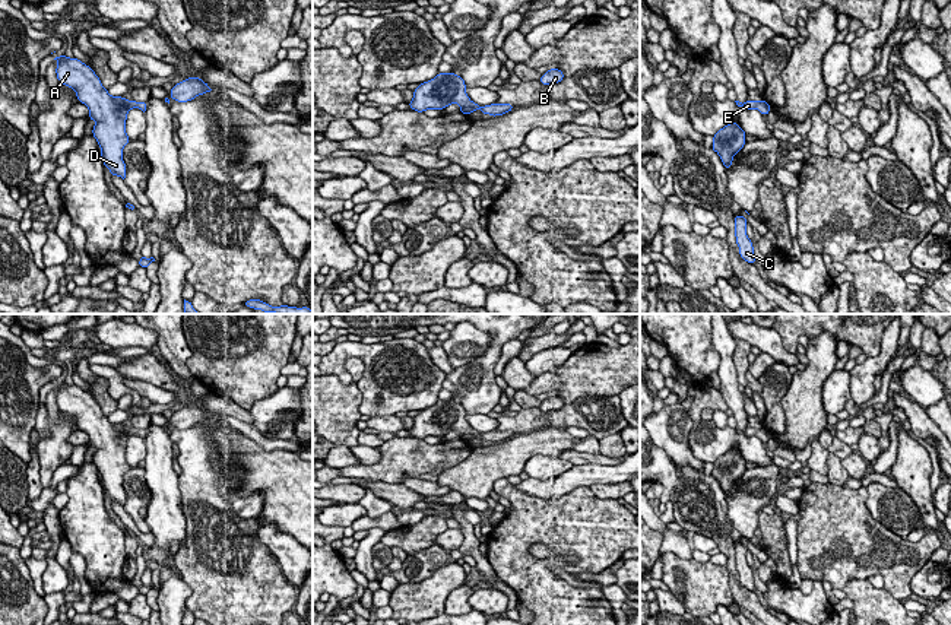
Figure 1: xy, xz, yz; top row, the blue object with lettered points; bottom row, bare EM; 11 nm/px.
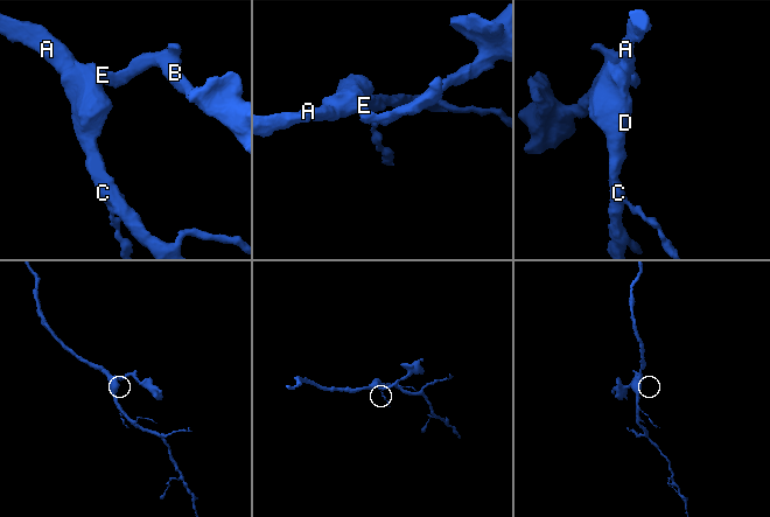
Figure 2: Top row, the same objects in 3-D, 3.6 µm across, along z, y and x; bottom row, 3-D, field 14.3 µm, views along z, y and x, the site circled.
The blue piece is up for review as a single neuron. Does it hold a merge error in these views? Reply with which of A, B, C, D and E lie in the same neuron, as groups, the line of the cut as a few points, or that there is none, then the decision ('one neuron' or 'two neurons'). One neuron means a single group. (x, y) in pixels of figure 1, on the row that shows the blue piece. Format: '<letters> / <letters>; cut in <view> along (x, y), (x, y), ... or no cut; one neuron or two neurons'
A B C D E; no cut; one neuron

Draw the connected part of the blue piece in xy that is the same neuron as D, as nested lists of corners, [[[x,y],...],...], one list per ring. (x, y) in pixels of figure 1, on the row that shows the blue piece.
[[[63,54],[54,60],[58,61],[56,69],[58,82],[76,92],[77,99],[89,108],[89,120],[96,121],[92,134],[101,147],[102,164],[111,177],[118,175],[124,180],[127,169],[123,147],[130,143],[126,133],[127,114],[131,108],[145,112],[148,102],[111,96],[95,72],[76,57],[69,58]]]

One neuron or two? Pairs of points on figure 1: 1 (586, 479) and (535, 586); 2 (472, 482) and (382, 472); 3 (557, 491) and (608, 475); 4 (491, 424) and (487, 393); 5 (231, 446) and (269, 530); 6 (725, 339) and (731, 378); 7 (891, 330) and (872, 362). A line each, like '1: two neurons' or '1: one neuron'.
1: two neurons
2: two neurons
3: one neuron
4: two neurons
5: two neurons
6: one neuron
7: one neuron

